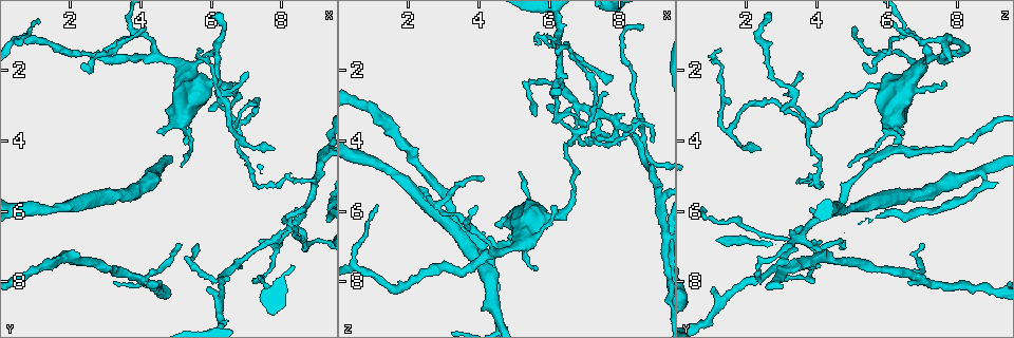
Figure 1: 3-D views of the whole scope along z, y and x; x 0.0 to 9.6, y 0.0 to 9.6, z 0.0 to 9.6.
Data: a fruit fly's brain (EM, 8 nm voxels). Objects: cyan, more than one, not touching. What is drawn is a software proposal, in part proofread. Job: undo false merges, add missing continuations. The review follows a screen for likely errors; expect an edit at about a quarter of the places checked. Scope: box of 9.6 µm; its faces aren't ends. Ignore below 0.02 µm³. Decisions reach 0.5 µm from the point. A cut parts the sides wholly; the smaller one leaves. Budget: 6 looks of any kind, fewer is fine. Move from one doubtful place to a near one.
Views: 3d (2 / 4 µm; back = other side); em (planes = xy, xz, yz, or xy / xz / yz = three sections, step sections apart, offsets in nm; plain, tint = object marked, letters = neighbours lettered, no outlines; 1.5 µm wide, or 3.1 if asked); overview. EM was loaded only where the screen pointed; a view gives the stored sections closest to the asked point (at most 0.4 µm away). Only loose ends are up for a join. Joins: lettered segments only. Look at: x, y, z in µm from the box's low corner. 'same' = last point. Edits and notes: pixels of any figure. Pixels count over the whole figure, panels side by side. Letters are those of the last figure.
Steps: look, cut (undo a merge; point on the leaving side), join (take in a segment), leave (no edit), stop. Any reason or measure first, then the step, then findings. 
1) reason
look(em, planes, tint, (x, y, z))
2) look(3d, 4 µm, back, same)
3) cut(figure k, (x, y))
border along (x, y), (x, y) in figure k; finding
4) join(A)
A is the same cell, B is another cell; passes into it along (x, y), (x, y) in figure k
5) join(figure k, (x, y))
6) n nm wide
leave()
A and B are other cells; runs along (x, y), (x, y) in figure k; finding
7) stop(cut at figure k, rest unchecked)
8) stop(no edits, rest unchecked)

tapers out
look(3d, 2 µm, (7.00, 2.00, 3.50))

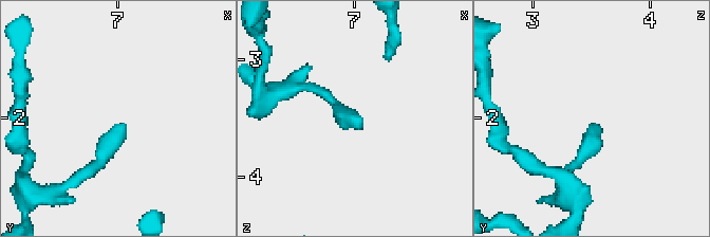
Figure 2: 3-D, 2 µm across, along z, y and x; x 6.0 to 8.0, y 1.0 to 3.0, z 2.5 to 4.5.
look(em, yz, step 4, tint, (7.04, 2.04, 3.48))

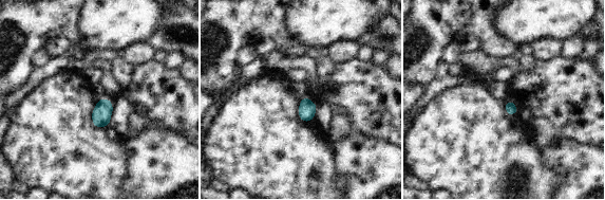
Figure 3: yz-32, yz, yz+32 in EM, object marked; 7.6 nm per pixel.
see the neighbours
look(em, yz, step 4, letters, same)

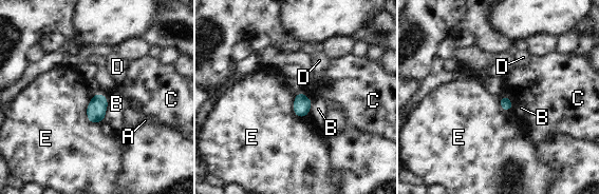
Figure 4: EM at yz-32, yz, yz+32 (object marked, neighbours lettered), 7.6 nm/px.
leave()
A, B, C, D and E are other cells; border along (92, 95), (87, 118), (104, 121) in figure 4; none of them fits

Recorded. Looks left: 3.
free end
look(em, planes, letters, (6.20, 1.50, 5.80))

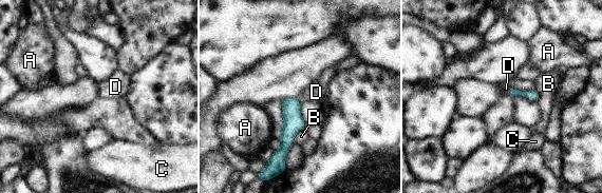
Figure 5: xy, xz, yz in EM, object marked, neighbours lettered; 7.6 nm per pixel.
join(D)
D is the same cell, A, B and C are other cells; passes into it along (532, 95), (511, 92), (506, 89) in figure 5; the neuron continues

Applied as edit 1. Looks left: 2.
an open end
look(em, xz, step 4, tint, (5.70, 1.40, 1.25))

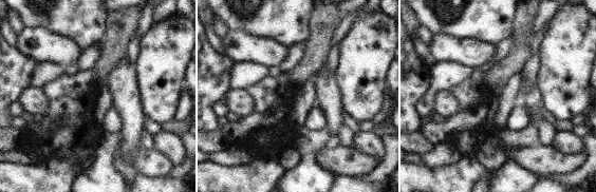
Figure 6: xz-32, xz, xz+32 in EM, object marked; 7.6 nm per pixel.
another direction
look(em, yz, step 8, letters, same)

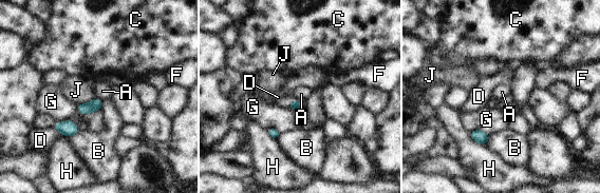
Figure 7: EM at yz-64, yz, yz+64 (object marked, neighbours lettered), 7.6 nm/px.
leave()
A, B, C, D, F, G, H and J are other cells; border along (293, 99), (303, 103) in figure 7; no lettered segment goes on from it

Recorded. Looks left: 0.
stop(join at figure 5, rest unchecked)

